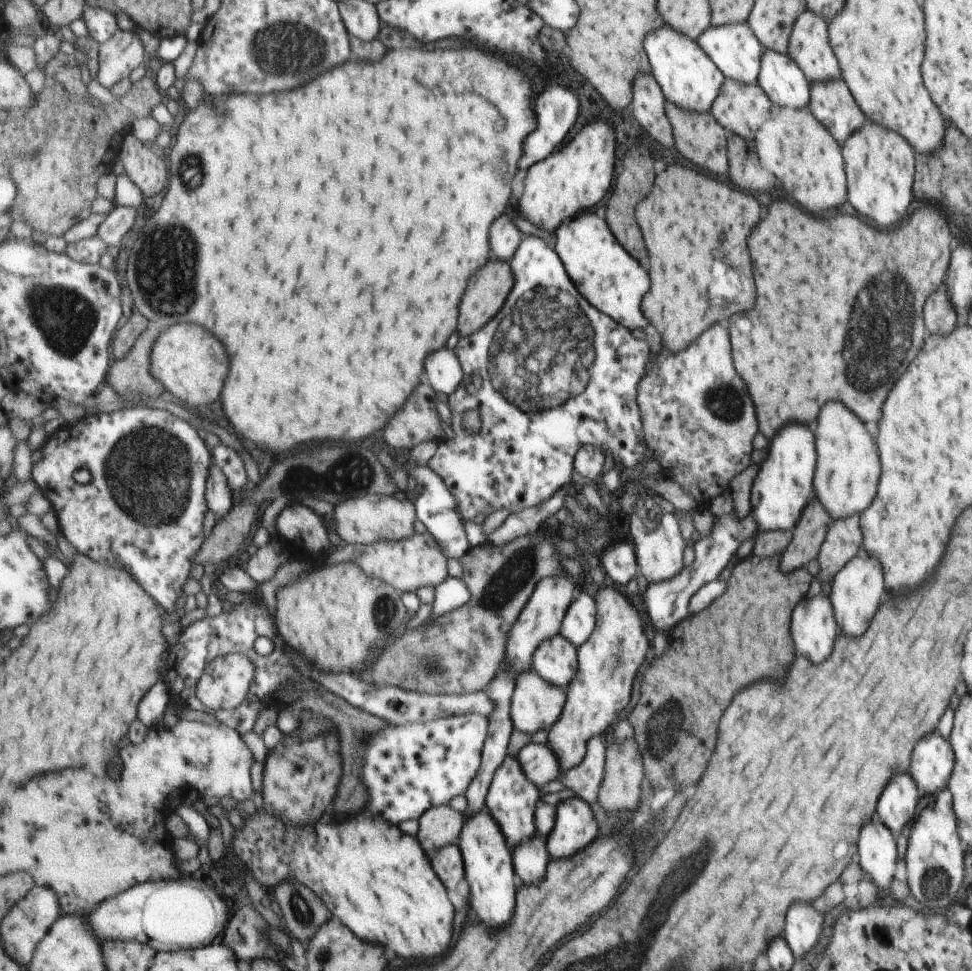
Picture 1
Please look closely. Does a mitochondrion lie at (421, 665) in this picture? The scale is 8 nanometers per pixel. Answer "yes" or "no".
yes

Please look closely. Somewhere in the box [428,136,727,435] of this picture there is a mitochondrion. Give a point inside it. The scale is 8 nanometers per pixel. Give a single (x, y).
(545, 337)

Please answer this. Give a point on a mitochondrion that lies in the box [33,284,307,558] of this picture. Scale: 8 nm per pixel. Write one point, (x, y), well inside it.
(151, 454)

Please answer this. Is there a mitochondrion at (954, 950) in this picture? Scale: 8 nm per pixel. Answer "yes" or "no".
no

